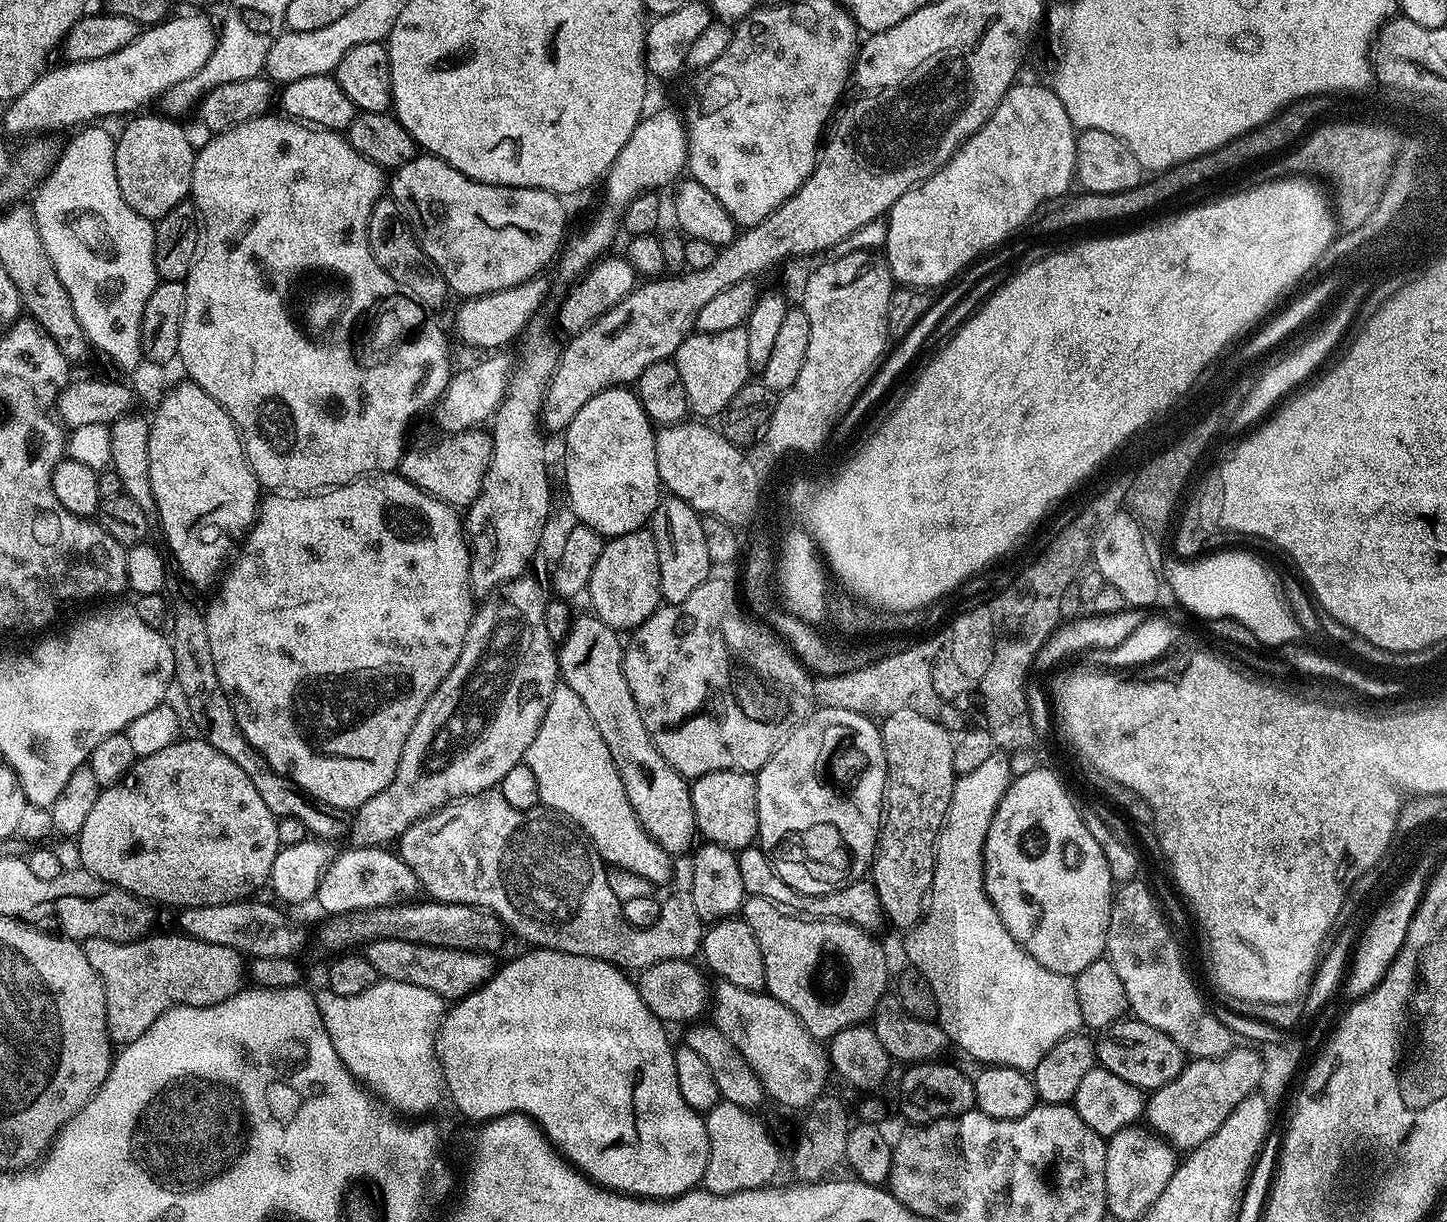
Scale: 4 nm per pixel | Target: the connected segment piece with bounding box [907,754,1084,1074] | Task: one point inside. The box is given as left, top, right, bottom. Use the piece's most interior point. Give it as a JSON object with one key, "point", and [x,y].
{"point":[995,1001]}

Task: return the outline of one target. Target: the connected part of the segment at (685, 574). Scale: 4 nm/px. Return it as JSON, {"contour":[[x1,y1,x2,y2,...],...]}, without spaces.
{"contour":[[671,494,661,495,652,512,650,531,658,550,660,571,660,595,669,604,686,602,702,582,706,582,714,571,714,565,706,546,706,534,702,534,702,516,695,512,682,498]]}

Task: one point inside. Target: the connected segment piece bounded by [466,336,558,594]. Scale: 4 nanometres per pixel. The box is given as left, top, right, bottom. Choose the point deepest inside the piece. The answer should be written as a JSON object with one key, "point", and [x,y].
{"point":[505,523]}

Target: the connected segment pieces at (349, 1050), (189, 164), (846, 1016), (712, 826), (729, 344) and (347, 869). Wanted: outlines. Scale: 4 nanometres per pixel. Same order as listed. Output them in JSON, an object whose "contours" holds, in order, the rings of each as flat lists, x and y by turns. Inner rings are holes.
{"contours":[[[380,978,374,986,370,986,370,990,362,990,362,994,343,996,321,990,315,993,315,997,324,1030,337,1058,352,1079,363,1085,373,1097,381,1096,389,1104,389,1109,397,1108,408,1116,432,1112,439,1106,440,1099,445,1099,444,1075,440,1057,436,1054,436,1037,440,1035,440,1022,446,1015,446,1002,434,994,434,990,422,990,422,986,410,986,410,982]],[[148,114,133,115,120,136,118,132,115,137,114,170,118,174,118,190,122,190,122,198,130,202,130,210,158,222,170,214,174,206,189,199,197,149,192,148,180,122,164,114,144,115]],[[748,896,744,901,742,909,742,919,748,923,750,930,754,930,754,938,758,938,758,950,762,950,762,966,766,970,766,978,764,979,764,986,769,996,774,997,778,1002,782,1002,782,1006,786,1006,793,1012,793,1014,804,1023,804,1029,807,1030,811,1036,816,1037,821,1042,831,1040,834,1034,838,1034,838,1030,846,1030,846,1026,851,1024,863,1024,871,1021,876,1008,880,1005,880,1000,890,988,890,976,888,980,888,956,884,953,884,948,878,941,872,940,873,933,871,931,856,928,853,924,848,924,844,920,825,920,823,918,801,918,799,915,793,914,791,911,782,910,780,905,771,904,766,898,758,898,757,896],[836,955,836,960,840,964,848,964,848,972,852,977,844,984,844,989,840,992,840,997,836,1001,820,1000,820,996,816,993,816,988,812,985,812,975,816,972,816,967,820,964,820,959,823,956]],[[711,772,695,777,690,787,696,830,707,843,733,850,753,847,758,836,758,794,753,773]],[[743,326,734,330,721,332,693,331,678,346,674,363,678,366,678,374,682,374,682,386,686,386,686,398,689,409,697,412,697,417,719,417,720,413,742,390,742,386,749,383,750,369,746,358,746,330]],[[348,846,345,852,340,852,331,857,323,874,320,875,320,881,316,887,315,903,320,903,320,908,324,914,339,914,342,912,357,912,363,908,381,908,387,904,399,901,401,898,408,898,412,891,417,891,418,885,416,875,406,866,406,862,401,860,395,851,387,847,378,848,358,848]]]}

